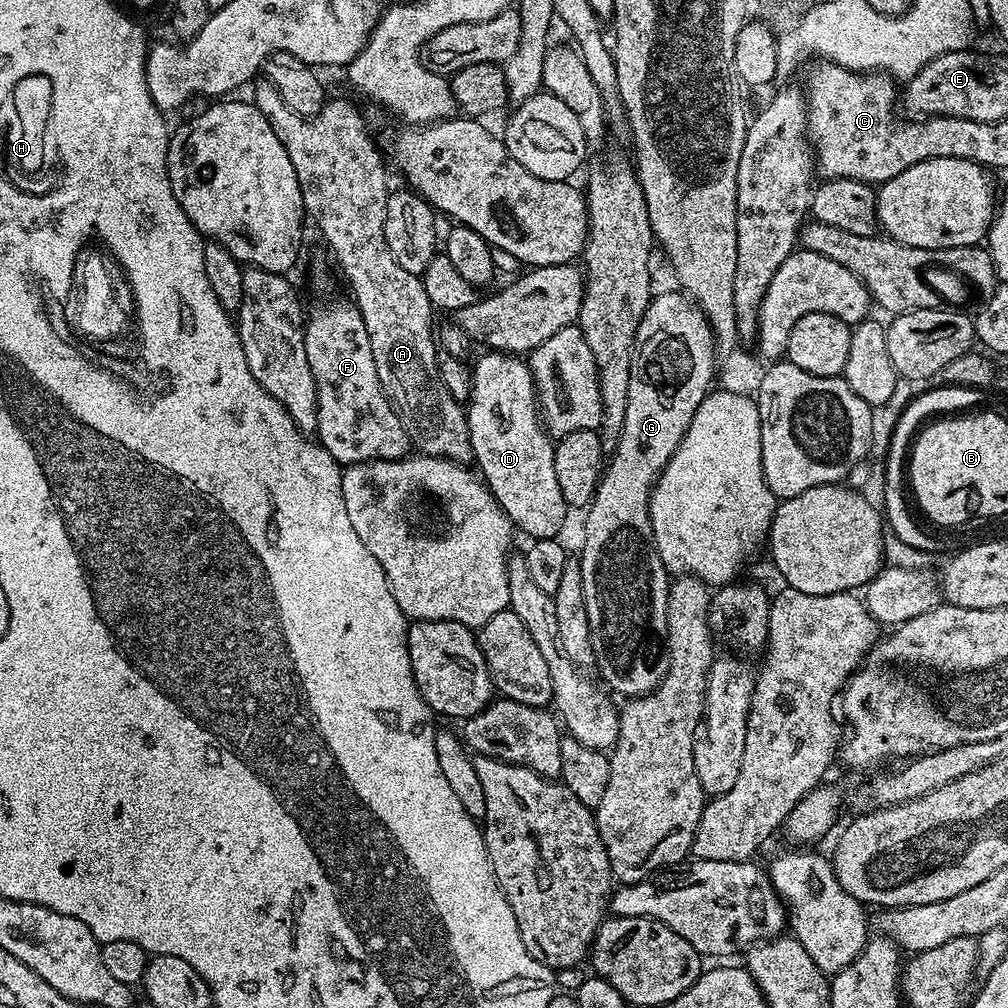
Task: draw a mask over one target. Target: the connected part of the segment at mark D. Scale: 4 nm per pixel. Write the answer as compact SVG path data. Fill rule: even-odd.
M495 350L483 354L485 356L478 357L476 364L471 365L472 394L466 404L472 460L484 483L492 491L492 497L519 531L521 528L532 540L557 539L568 520L570 509L562 498L558 477L554 474L554 440L540 418L532 371L519 355Z

